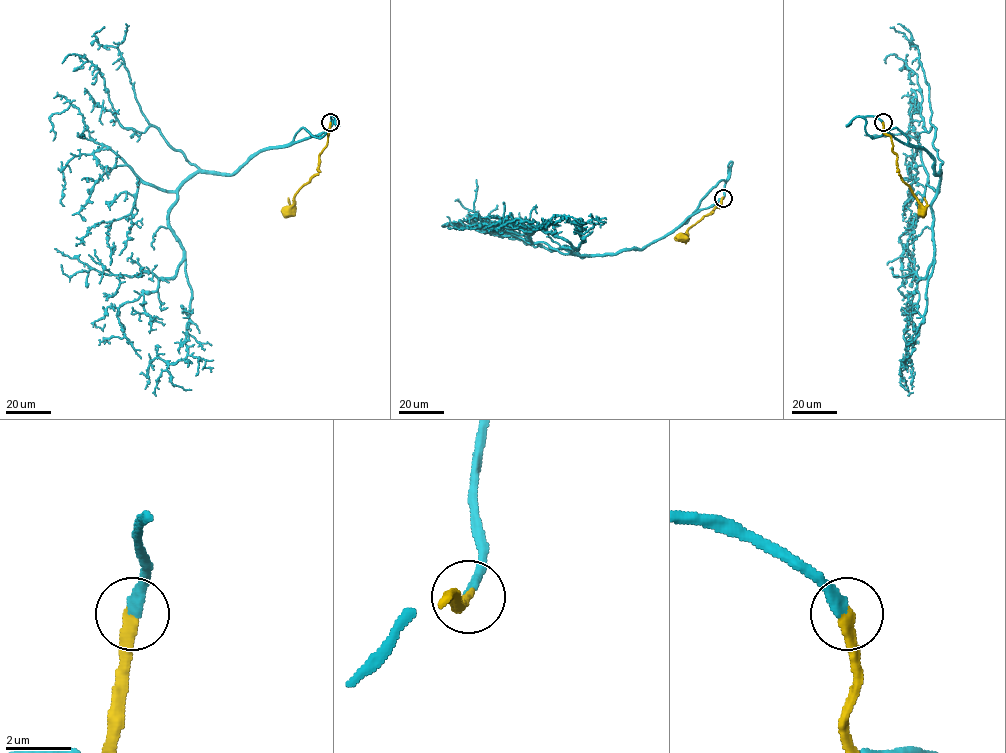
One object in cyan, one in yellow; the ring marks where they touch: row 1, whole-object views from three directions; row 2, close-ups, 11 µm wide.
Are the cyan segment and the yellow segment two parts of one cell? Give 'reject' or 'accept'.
accept

